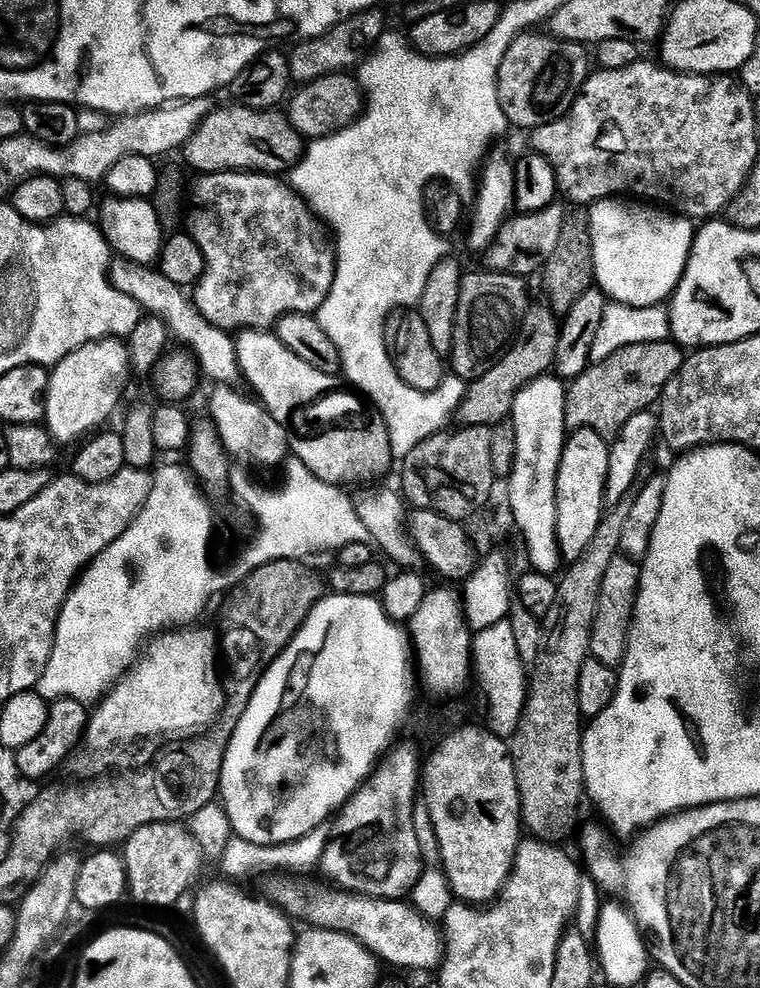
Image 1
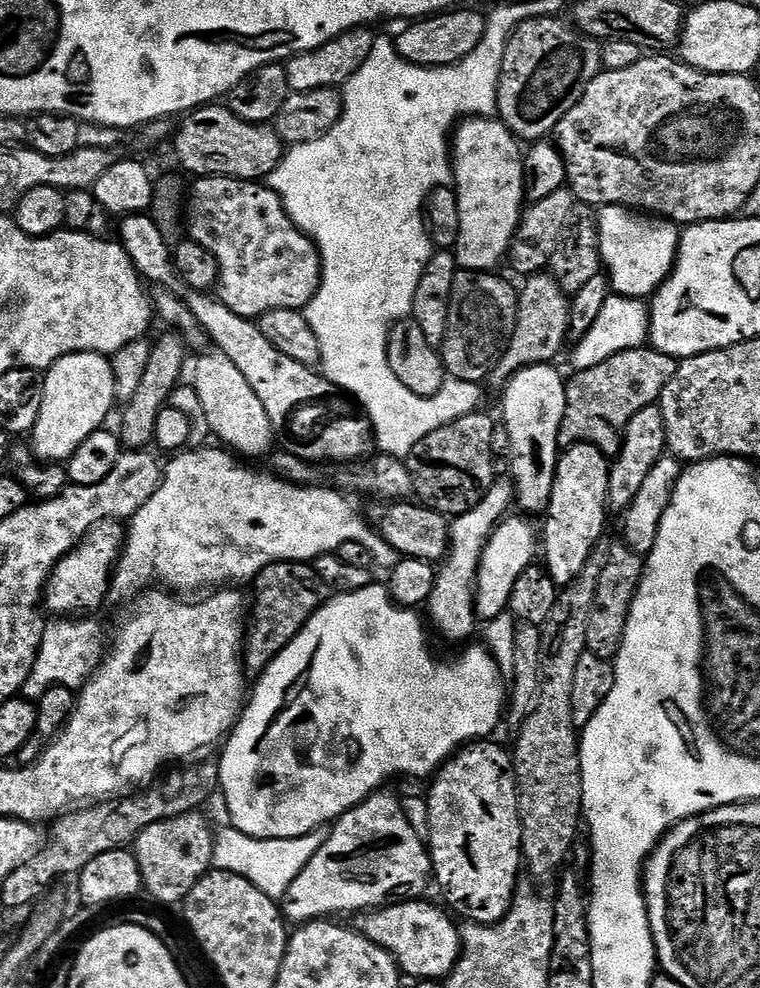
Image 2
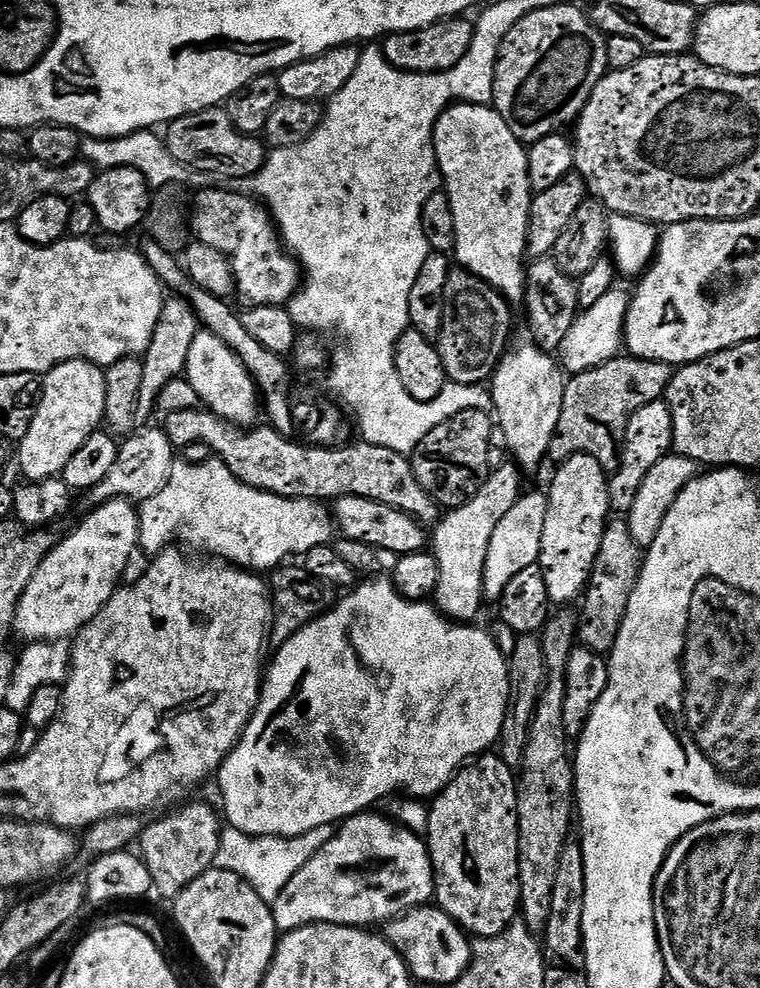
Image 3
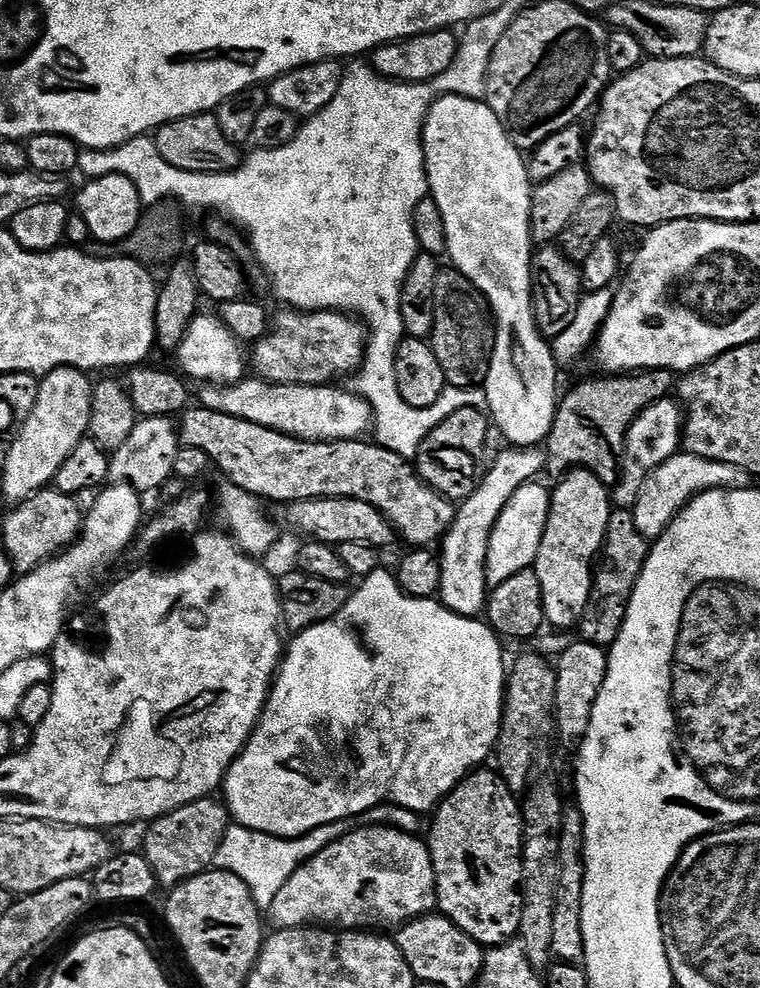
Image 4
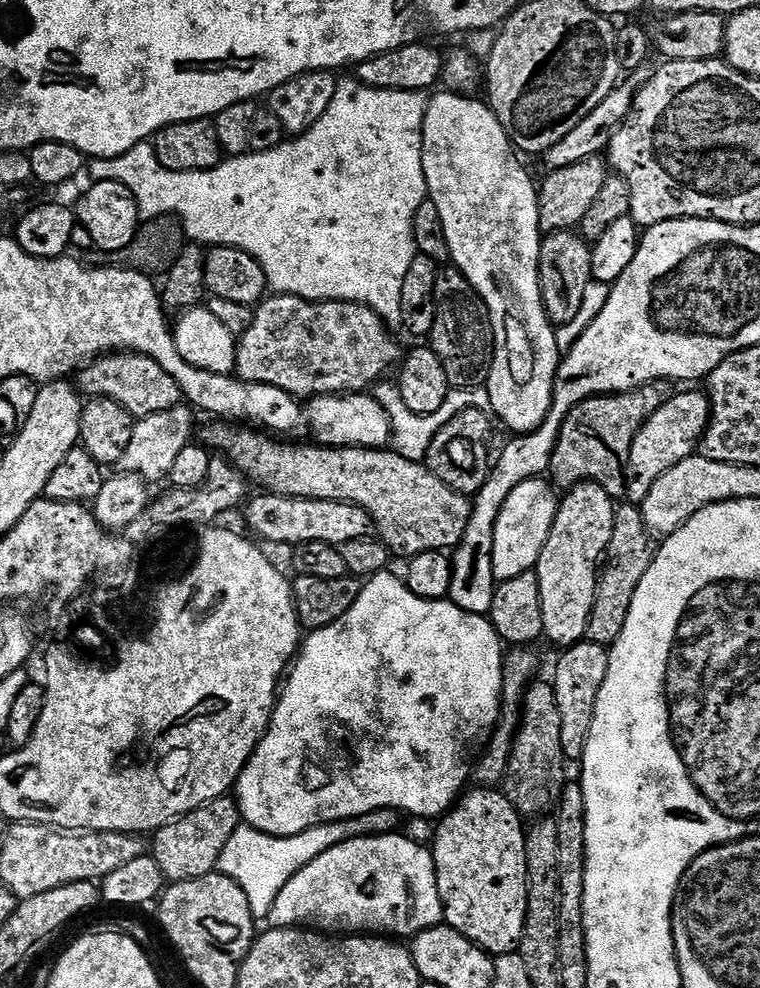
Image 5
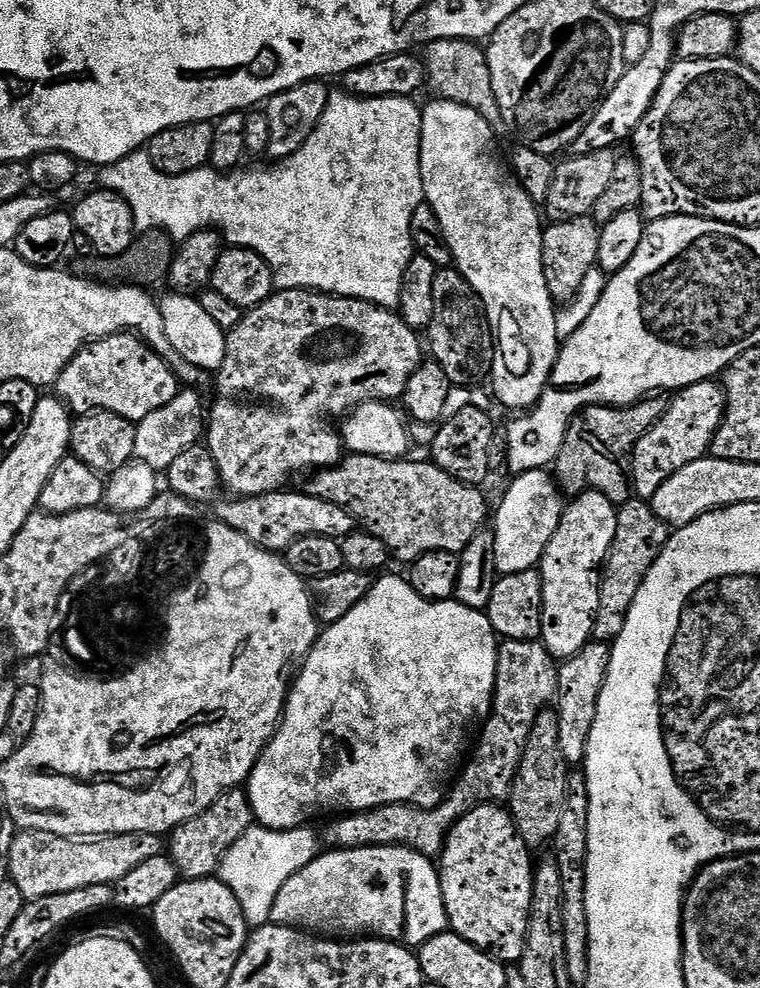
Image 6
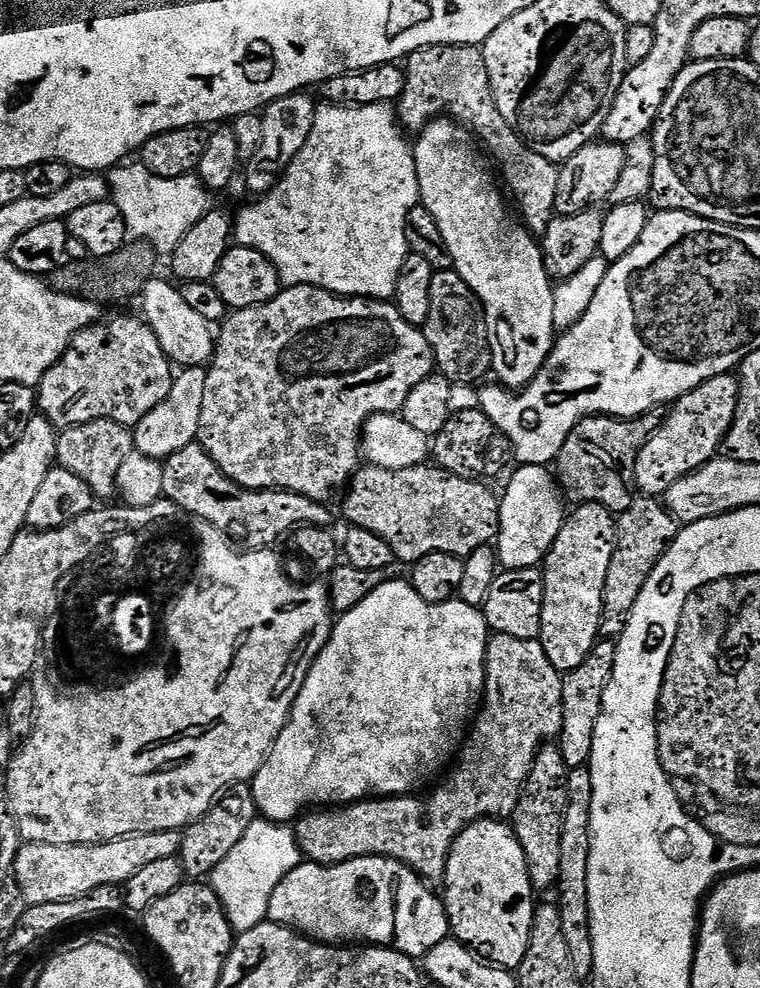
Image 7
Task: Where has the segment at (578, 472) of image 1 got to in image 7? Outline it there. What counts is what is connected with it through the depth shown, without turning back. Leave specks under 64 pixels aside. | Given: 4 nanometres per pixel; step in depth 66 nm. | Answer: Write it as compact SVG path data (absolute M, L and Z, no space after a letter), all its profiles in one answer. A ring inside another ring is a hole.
M582 504L573 507L571 511L565 515L562 530L558 534L558 538L554 538L554 546L542 561L542 571L544 574L544 605L542 606L542 626L540 627L539 642L546 650L546 658L550 658L550 662L554 665L554 670L558 670L562 674L578 670L578 666L582 666L582 662L586 662L586 654L590 654L592 647L598 643L598 637L600 636L600 621L604 619L604 587L606 586L606 570L610 570L610 558L614 554L615 549L616 516L600 504Z

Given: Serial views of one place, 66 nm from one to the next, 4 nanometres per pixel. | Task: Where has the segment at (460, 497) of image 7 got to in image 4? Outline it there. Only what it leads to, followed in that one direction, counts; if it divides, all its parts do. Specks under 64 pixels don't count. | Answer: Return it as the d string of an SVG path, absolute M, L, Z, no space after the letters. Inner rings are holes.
M189 406L178 417L180 443L185 448L202 450L213 465L220 464L220 472L227 483L241 488L261 501L277 500L280 506L293 504L296 500L321 500L322 498L354 498L370 502L385 518L392 523L397 537L405 540L412 548L426 548L443 541L456 517L457 505L434 491L416 473L415 467L405 457L394 454L381 444L358 440L323 440L310 442L258 426L230 414L219 413L201 406Z

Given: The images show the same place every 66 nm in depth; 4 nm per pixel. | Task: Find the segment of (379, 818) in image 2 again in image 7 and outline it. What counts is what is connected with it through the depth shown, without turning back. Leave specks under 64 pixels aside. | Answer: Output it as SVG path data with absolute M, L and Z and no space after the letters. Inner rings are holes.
M363 856L362 858L347 860L341 864L322 865L313 864L311 862L301 862L297 868L290 870L290 874L286 874L286 878L282 878L282 882L278 882L274 894L270 894L268 920L273 924L281 924L287 928L292 928L294 931L307 936L309 940L315 940L321 944L352 946L357 942L363 942L368 946L391 946L404 956L423 958L430 950L434 950L434 946L438 946L438 942L447 940L450 936L450 925L448 915L444 909L443 899L441 899L437 893L435 896L428 888L431 888L429 881L425 880L423 876L419 876L410 866L406 866L394 858L386 858L385 856Z

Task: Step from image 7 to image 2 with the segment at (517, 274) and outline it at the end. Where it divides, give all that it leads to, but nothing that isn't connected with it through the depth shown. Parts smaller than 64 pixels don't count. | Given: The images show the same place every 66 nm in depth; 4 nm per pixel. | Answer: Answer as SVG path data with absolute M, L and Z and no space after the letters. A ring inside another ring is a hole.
M468 118L455 129L450 140L450 163L454 191L458 198L458 242L456 263L469 272L492 272L507 257L508 248L520 224L520 214L526 207L522 170L524 158L517 137L499 118ZM535 364L529 368L522 369L518 375L512 377L502 389L502 395L504 395L504 417L502 417L502 423L506 430L509 431L509 453L511 459L511 471L510 480L514 485L514 500L518 505L520 504L519 511L524 514L532 514L528 512L540 512L543 513L548 507L550 502L550 494L552 493L552 487L556 481L556 461L562 451L562 445L560 442L560 427L562 426L562 418L566 414L566 380L565 377L560 377L560 372L556 369L556 366L552 364Z

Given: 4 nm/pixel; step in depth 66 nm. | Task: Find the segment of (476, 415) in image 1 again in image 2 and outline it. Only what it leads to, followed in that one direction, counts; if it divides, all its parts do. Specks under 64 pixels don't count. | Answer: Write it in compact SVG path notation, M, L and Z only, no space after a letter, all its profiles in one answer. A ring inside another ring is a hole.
M551 274L529 276L523 284L524 289L521 287L518 292L518 314L512 341L502 354L498 366L494 366L490 377L490 384L493 384L496 390L503 389L504 385L524 368L535 364L552 364L568 340L569 293L564 292L562 286L558 286Z

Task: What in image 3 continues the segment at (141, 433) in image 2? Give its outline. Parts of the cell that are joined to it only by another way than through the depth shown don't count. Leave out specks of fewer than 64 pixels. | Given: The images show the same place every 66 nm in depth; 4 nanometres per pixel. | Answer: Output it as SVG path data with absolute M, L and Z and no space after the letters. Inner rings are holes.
M175 294L165 299L162 314L158 314L158 326L154 326L154 338L150 338L150 346L142 357L142 388L138 390L136 402L137 421L151 421L148 419L151 418L152 411L154 413L157 411L163 387L185 375L191 343L201 330L200 319L196 317L187 300Z

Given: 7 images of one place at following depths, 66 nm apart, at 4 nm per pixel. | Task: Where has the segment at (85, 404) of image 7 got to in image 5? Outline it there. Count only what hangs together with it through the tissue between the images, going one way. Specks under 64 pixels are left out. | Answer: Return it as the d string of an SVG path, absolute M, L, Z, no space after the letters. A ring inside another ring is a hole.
M127 350L101 355L81 368L78 373L78 388L85 397L101 396L118 402L118 406L137 418L179 408L182 404L178 382L174 382L174 378L170 378L170 374L166 374L166 370L162 370L162 366L154 362L154 358Z

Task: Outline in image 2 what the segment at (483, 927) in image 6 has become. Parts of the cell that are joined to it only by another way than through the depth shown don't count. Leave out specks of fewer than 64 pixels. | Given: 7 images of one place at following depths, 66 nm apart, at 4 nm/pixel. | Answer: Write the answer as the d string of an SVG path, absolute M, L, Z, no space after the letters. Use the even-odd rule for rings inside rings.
M485 738L454 753L431 777L432 789L426 792L430 810L426 847L432 858L435 887L437 884L444 891L449 904L447 907L457 917L465 916L463 919L473 924L497 924L507 914L518 892L516 879L520 876L520 868L522 872L522 830L516 774L512 770L509 749L499 748L492 742Z

